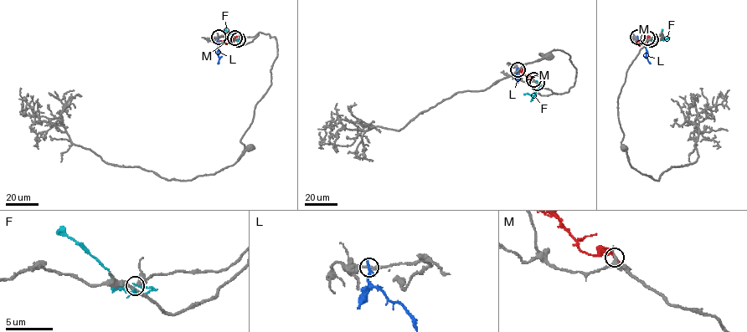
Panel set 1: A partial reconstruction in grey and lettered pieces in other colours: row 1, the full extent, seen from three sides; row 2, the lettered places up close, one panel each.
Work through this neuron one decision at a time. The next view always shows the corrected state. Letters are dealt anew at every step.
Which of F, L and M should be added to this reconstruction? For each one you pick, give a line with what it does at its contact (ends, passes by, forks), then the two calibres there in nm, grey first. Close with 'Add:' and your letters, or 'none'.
Add: none

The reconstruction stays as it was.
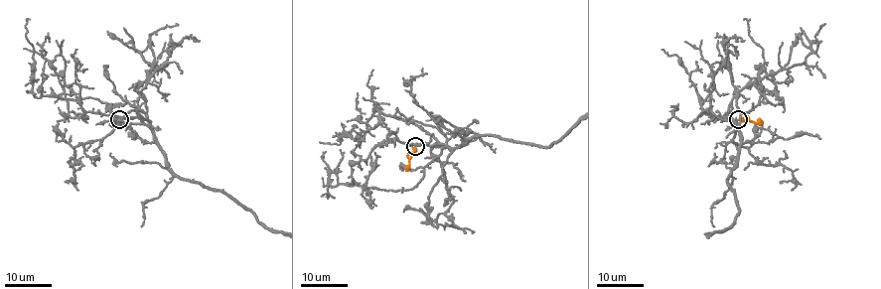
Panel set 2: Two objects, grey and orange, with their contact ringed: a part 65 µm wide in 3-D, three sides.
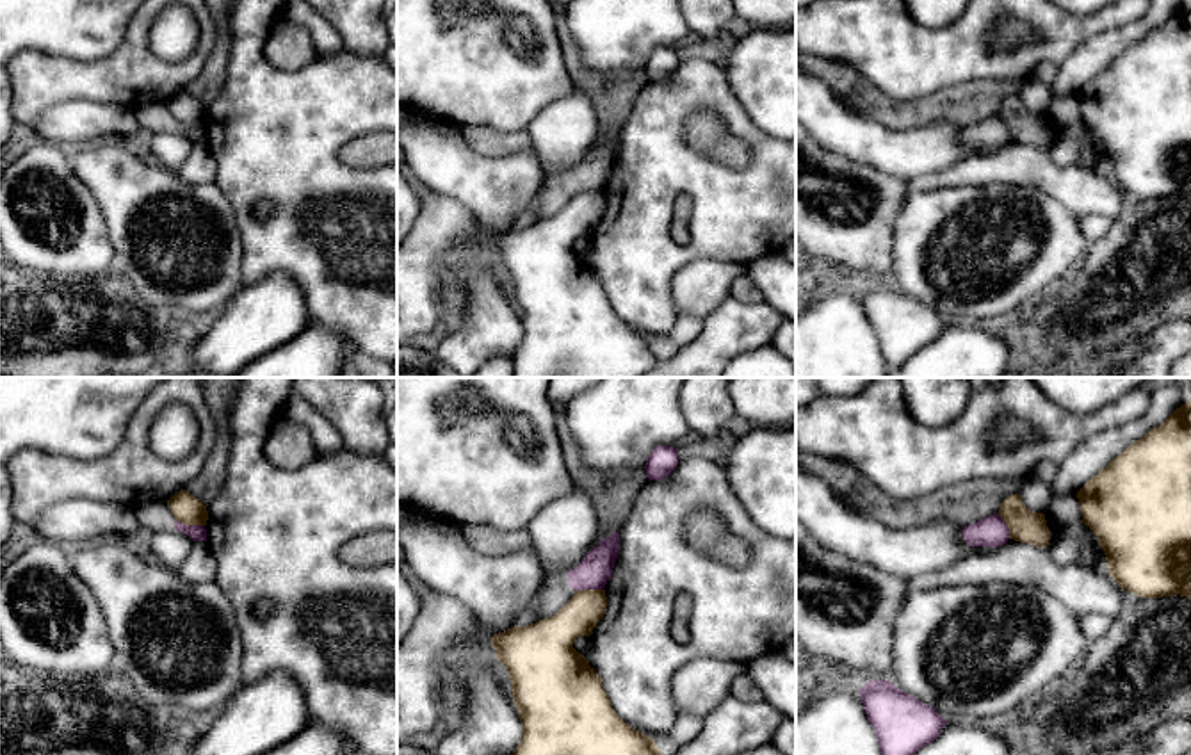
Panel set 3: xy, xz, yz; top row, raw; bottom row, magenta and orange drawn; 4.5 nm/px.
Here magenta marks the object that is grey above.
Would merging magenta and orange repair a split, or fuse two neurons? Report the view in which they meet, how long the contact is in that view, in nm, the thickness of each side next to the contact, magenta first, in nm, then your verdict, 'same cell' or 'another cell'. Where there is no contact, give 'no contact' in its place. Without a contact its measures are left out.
xy | 120 nm | 80/130 nm | another cell

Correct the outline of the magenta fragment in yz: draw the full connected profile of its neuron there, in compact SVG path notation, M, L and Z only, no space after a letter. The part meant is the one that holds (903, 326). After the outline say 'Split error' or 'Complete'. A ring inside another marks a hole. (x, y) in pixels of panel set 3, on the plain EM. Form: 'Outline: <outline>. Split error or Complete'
Outline: M869 281L858 296L890 372L931 345L947 324L931 306L906 296L890 281Z. Complete

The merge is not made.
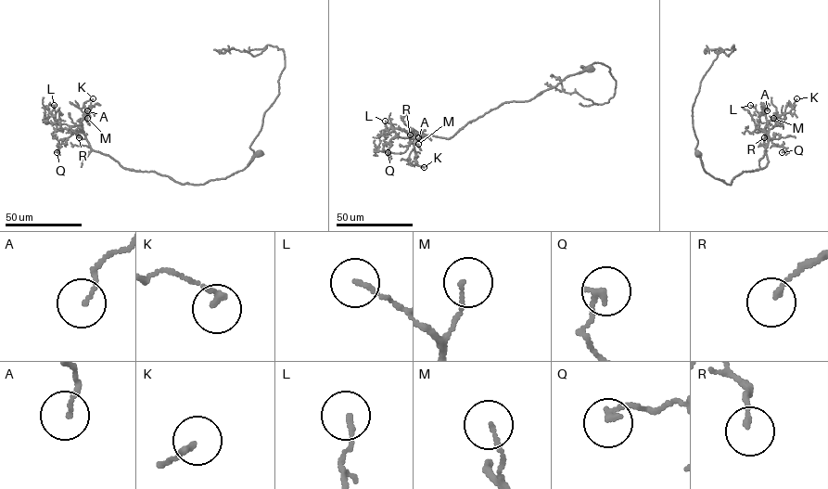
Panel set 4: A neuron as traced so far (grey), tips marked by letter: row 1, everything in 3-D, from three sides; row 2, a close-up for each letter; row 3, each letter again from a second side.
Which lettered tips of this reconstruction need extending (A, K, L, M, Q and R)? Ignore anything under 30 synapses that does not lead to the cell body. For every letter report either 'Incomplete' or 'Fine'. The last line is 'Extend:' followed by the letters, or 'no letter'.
A: Fine
K: Fine
L: Fine
M: Fine
Q: Fine
R: Fine
Extend: no letter

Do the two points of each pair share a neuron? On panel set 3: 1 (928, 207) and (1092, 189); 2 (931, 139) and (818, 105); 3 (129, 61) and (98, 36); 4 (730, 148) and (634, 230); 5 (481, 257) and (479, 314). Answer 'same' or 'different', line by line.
1: different
2: same
3: different
4: different
5: same

